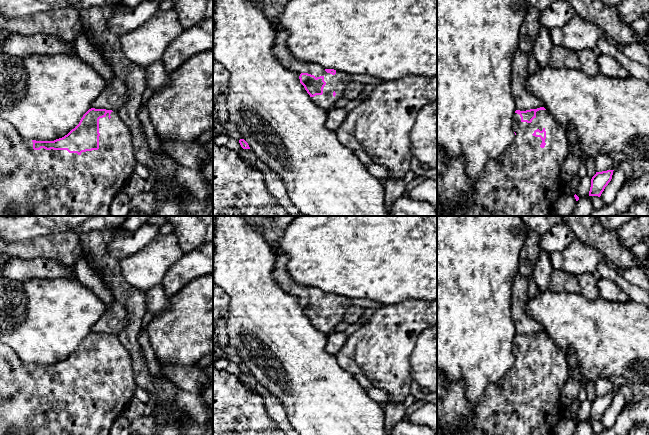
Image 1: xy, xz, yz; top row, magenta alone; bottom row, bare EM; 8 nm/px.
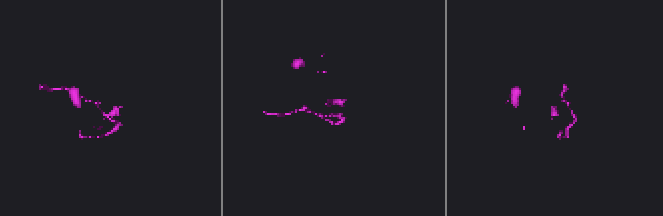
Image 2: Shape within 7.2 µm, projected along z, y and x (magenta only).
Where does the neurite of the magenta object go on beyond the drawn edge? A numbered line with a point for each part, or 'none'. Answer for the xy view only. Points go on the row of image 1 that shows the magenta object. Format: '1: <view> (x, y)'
1: xy (42, 182)

